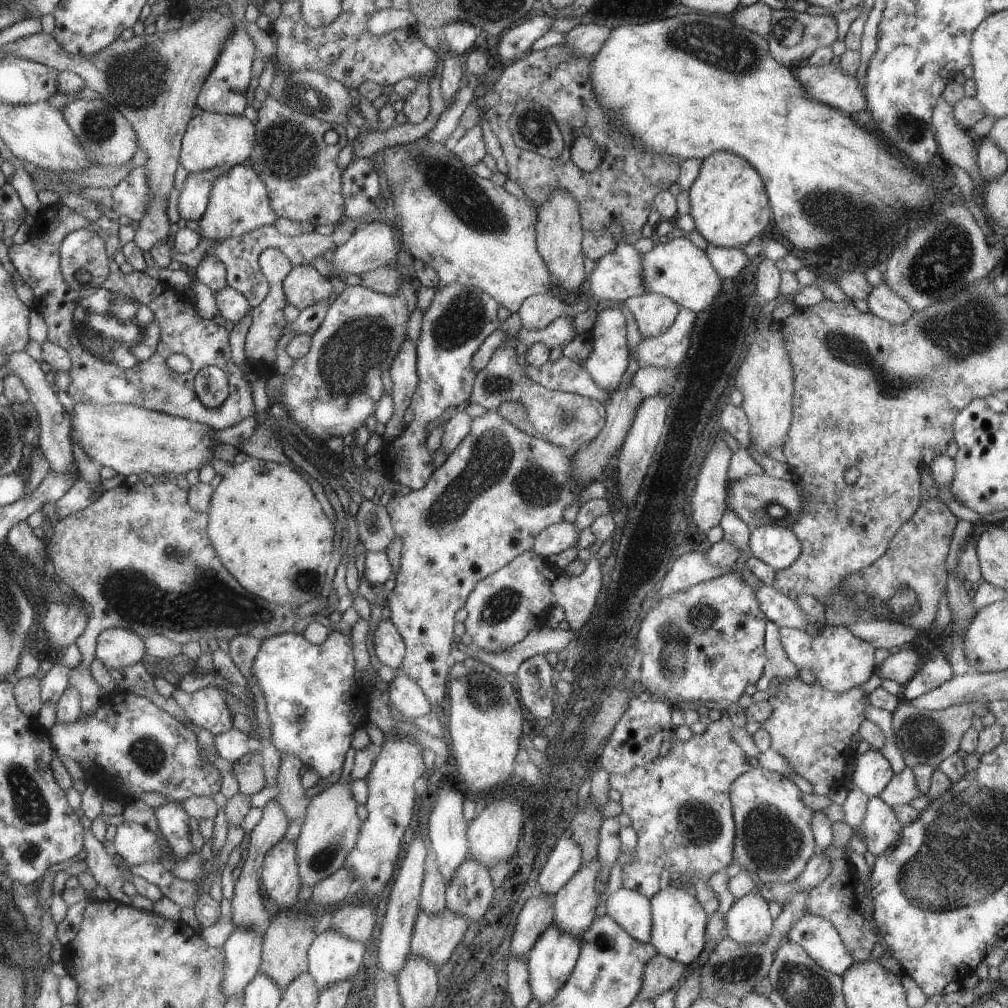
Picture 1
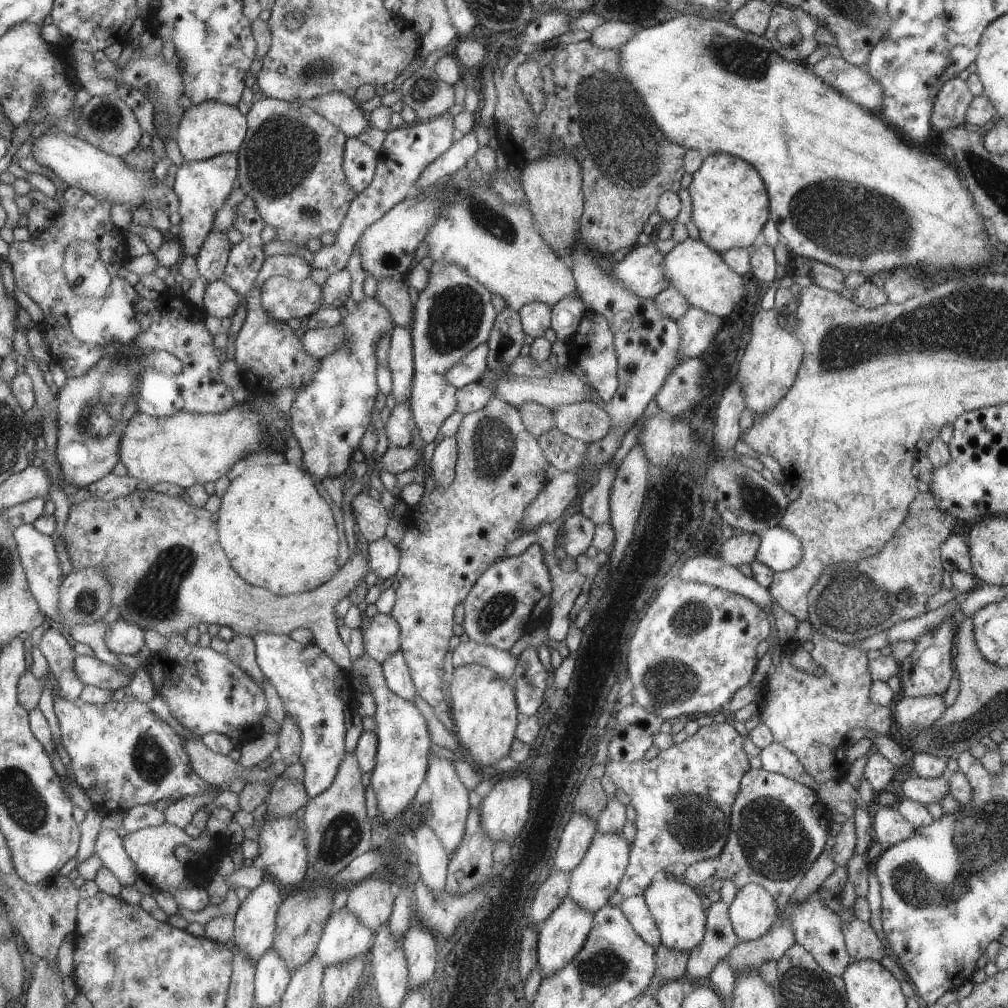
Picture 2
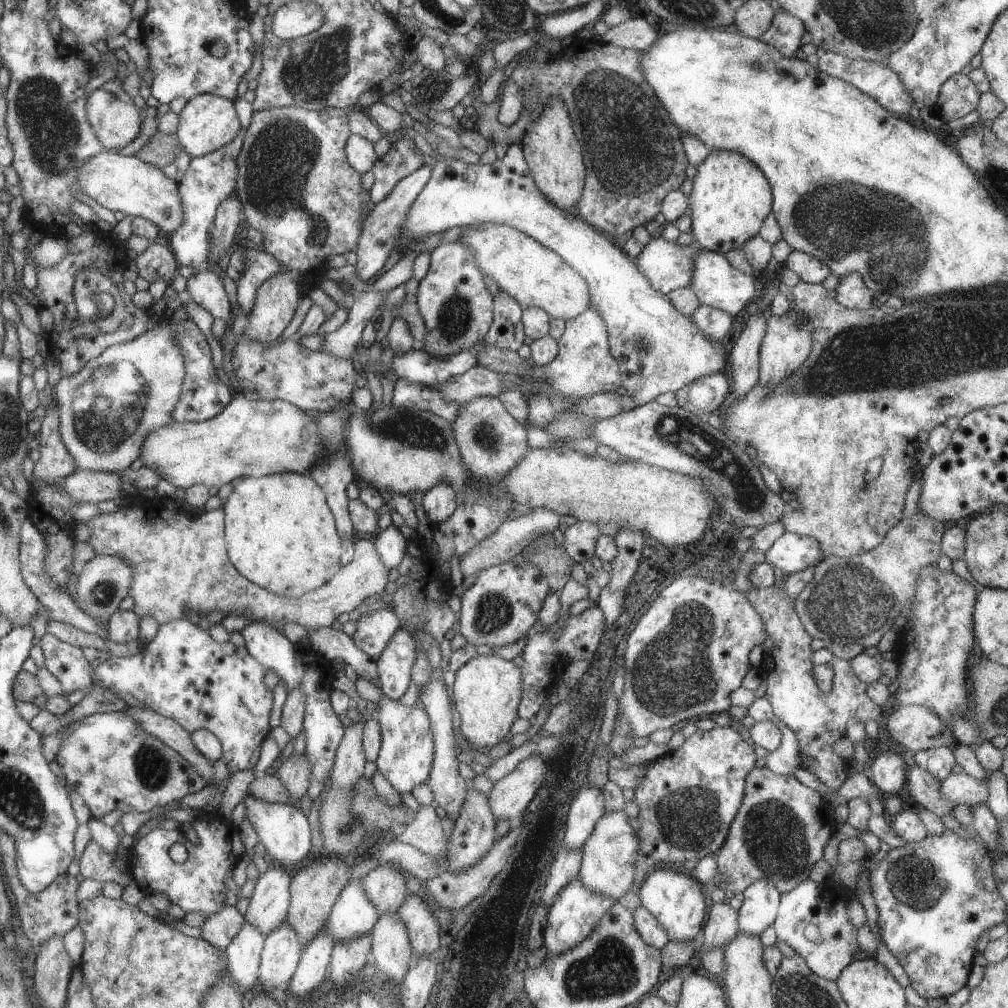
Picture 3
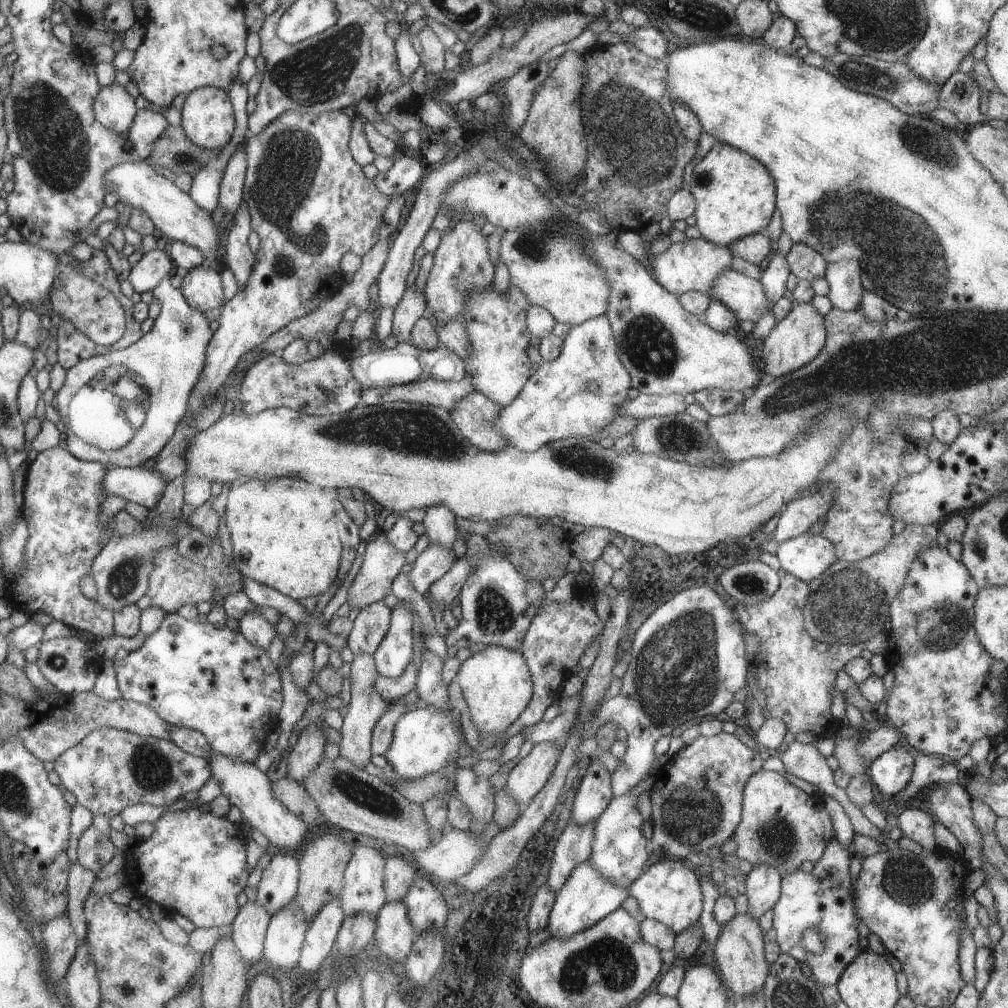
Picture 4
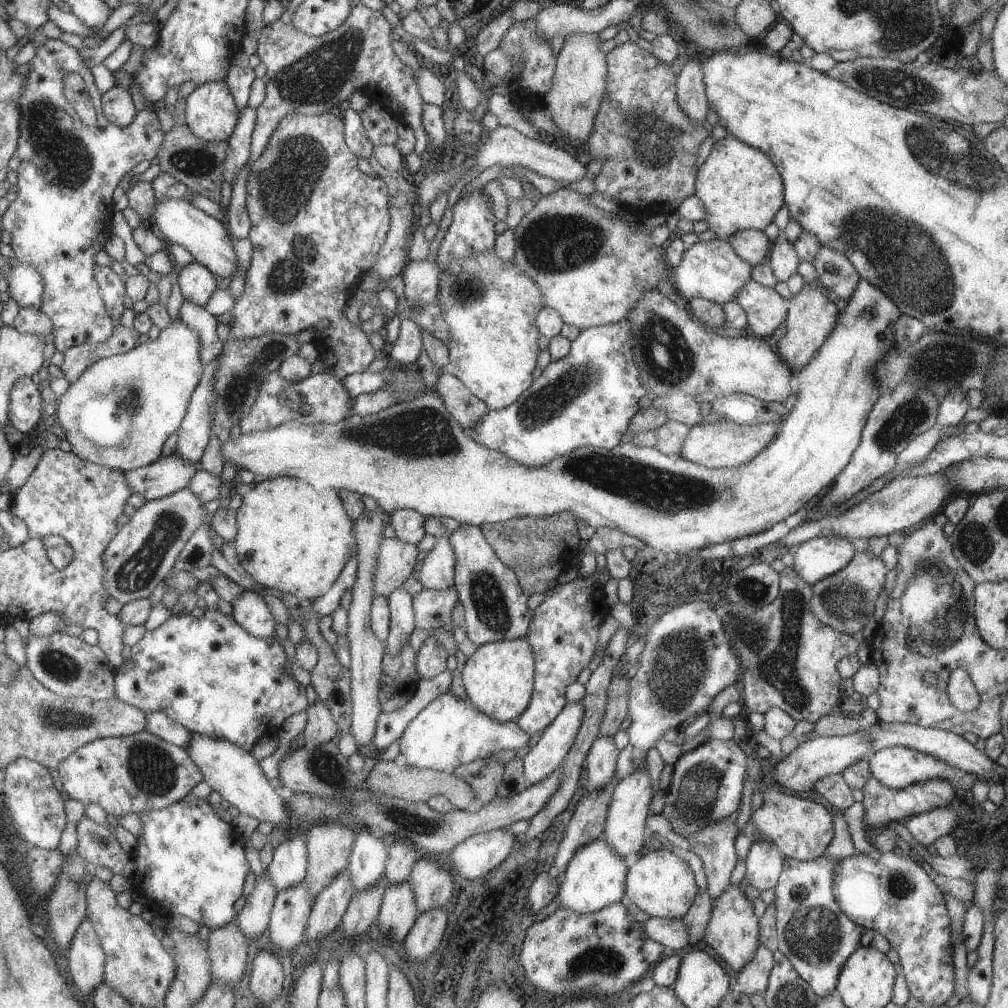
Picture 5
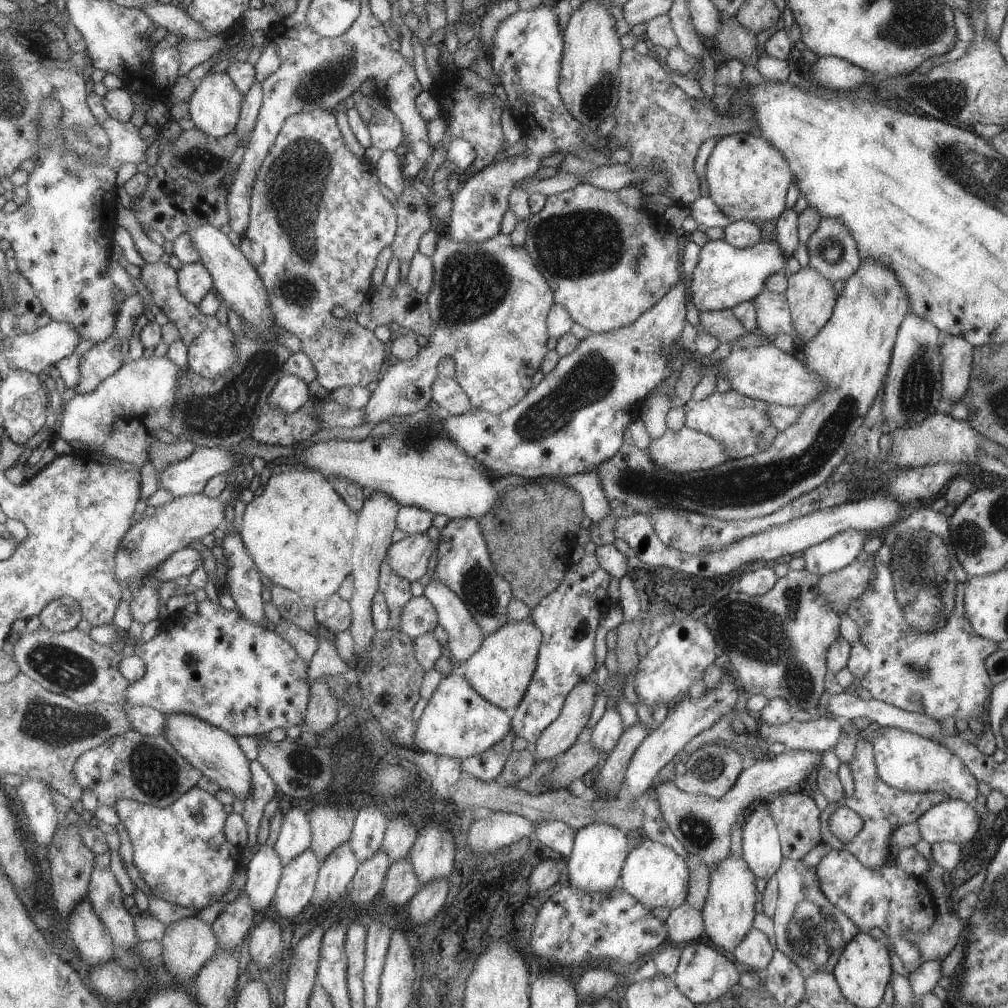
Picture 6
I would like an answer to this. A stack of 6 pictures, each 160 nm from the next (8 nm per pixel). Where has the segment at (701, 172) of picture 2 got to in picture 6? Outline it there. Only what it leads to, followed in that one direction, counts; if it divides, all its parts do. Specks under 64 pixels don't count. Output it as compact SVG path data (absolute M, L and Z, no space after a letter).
M734 133L717 140L705 166L709 198L729 222L777 219L786 208L786 194L792 182L785 158L765 140L751 133Z

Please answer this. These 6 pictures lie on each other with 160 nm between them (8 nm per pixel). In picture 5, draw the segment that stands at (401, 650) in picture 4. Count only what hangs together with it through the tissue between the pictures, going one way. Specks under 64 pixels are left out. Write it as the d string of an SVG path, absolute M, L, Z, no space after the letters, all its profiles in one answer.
M399 587L393 589L386 596L386 603L390 614L390 623L389 632L383 644L385 653L392 655L399 652L414 631L412 596L403 587Z

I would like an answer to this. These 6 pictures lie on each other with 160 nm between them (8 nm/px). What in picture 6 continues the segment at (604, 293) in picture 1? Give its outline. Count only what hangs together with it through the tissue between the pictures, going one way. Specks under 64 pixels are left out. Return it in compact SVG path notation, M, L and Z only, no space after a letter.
M709 240L699 250L697 264L689 280L689 296L699 312L733 309L741 302L753 301L764 290L765 280L785 269L785 258L775 240L759 240L751 248L735 248L722 240Z

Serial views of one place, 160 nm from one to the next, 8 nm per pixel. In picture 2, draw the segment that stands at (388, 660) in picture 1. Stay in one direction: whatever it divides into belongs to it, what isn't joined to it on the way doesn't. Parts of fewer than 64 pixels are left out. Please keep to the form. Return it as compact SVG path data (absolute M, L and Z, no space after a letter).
M377 613L360 628L364 652L381 664L400 648L400 632L390 614Z

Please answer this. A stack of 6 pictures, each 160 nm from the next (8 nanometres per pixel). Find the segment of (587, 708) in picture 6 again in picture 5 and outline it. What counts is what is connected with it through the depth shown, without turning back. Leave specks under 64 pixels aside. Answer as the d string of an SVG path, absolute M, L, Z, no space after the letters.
M581 700L565 703L561 712L542 730L539 740L522 758L522 769L528 785L538 783L559 768L573 744L583 713Z

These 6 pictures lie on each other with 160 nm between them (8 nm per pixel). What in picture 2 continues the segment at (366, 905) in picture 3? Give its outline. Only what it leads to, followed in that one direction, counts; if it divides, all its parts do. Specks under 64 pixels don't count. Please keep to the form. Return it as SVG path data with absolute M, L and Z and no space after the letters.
M341 907L332 912L319 937L314 954L324 968L369 951L374 932Z

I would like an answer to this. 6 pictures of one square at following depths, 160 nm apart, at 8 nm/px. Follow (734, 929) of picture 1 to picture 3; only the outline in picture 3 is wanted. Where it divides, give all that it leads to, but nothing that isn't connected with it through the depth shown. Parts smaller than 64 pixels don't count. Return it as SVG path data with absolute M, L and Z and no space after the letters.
M760 878L742 890L742 903L737 911L738 930L759 935L776 917L780 892Z

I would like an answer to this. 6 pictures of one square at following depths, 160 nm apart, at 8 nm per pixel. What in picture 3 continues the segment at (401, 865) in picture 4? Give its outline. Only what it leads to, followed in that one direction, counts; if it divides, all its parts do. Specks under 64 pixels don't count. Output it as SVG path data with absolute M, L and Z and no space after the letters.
M379 863L361 880L365 896L375 906L379 915L396 912L409 892L400 870L391 865Z

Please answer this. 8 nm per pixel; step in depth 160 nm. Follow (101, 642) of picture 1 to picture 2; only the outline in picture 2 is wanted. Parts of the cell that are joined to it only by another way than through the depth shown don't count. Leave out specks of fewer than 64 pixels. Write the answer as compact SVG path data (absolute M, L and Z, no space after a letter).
M118 616L108 624L104 641L115 656L134 655L144 647L144 632L136 624Z

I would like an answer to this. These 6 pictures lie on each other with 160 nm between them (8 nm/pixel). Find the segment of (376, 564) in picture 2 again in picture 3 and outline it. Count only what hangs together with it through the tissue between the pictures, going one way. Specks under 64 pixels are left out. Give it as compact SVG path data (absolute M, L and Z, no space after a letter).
M392 523L384 530L379 530L373 537L373 542L383 566L388 571L396 568L408 551L407 548L413 543L406 542L399 529Z

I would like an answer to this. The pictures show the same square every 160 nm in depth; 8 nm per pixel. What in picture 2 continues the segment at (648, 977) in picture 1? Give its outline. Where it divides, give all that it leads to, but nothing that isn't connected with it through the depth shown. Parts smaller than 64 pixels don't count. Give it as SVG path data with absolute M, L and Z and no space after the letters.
M659 945L654 949L654 976L657 980L681 980L686 972L688 952L678 951Z

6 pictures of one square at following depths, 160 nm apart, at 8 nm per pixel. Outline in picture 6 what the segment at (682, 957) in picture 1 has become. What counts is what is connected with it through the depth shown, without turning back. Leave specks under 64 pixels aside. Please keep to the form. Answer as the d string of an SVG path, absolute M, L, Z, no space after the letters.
M645 839L627 854L620 873L618 889L633 896L649 910L658 907L671 910L686 901L688 879L688 869L681 857L669 846Z

